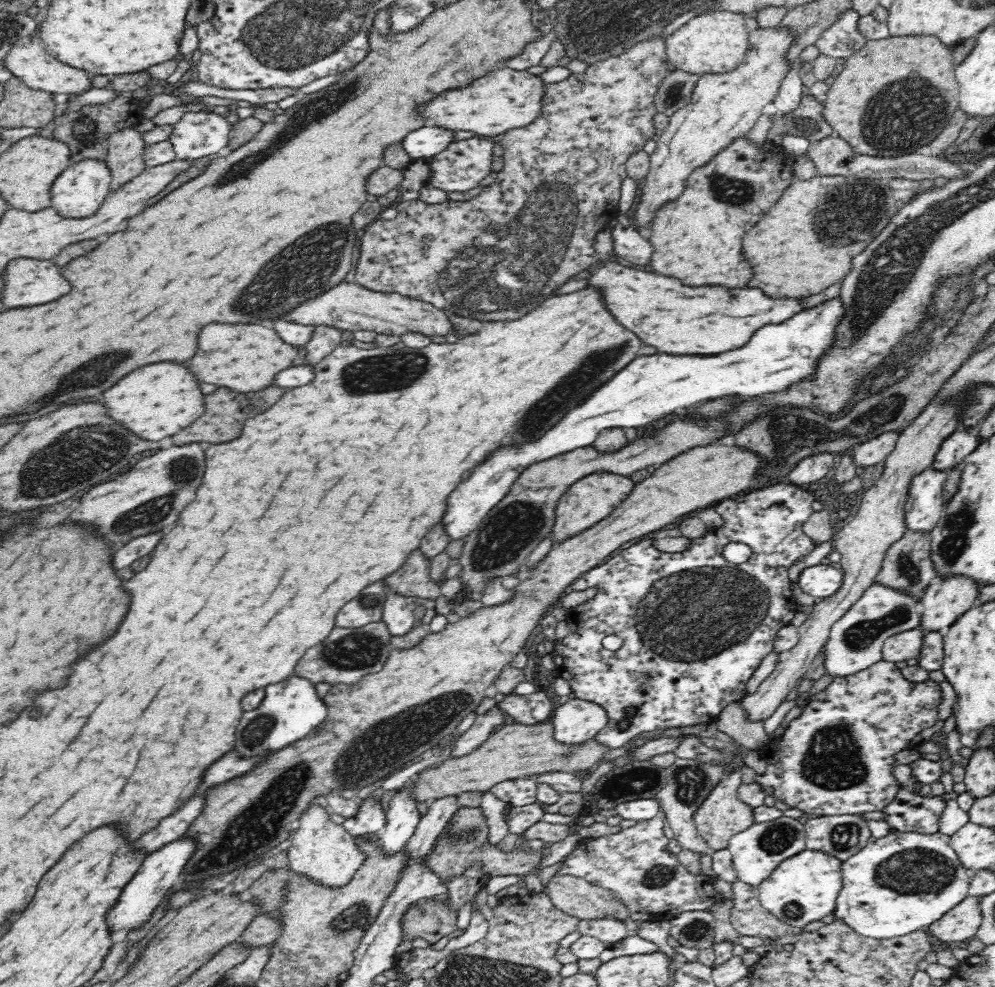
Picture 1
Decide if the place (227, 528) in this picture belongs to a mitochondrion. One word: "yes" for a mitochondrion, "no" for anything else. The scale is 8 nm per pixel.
no

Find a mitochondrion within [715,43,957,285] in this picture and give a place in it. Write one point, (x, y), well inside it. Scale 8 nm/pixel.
(901, 133)

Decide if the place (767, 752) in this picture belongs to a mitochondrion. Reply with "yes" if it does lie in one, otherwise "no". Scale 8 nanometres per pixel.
no

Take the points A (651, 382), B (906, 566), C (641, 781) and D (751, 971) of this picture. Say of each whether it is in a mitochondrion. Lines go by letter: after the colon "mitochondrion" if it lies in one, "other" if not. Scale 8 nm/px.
A: other
B: mitochondrion
C: mitochondrion
D: other

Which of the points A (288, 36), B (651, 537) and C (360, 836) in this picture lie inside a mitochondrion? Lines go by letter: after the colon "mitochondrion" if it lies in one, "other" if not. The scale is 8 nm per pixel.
A: mitochondrion
B: other
C: other

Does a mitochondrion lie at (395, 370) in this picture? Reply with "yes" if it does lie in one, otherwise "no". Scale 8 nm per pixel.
yes

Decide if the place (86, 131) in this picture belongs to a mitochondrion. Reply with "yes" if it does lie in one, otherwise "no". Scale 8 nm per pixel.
yes

